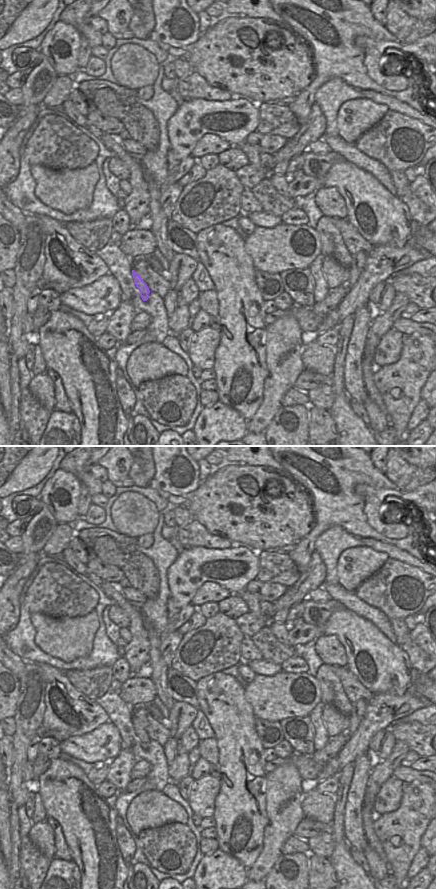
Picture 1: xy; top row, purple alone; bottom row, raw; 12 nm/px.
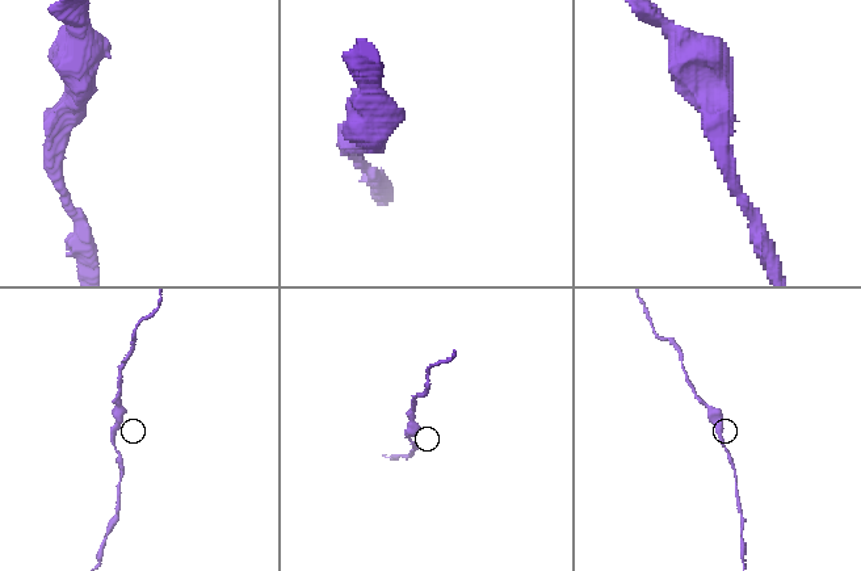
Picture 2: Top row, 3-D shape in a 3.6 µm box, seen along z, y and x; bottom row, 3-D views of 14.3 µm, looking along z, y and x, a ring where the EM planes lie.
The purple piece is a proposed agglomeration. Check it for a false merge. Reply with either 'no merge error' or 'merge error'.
no merge error

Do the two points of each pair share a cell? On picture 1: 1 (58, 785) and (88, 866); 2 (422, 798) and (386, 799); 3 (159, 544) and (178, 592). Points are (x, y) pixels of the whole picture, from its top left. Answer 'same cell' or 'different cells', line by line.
1: same cell
2: different cells
3: different cells

